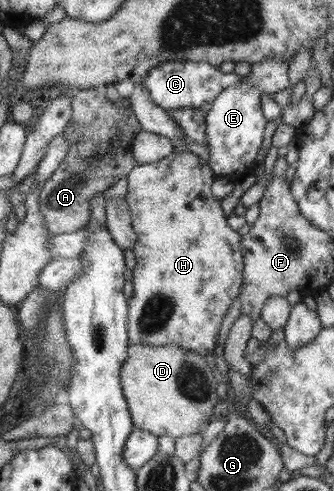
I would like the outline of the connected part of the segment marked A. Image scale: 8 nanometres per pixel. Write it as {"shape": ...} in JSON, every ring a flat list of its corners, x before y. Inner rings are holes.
{"shape":[[100,88,76,89,71,95,72,116,63,136,69,142,69,152,55,169,41,191,38,205,44,224,52,235,73,233,91,223,89,201,95,193,102,195,137,163,133,157,133,140,142,131,130,108,128,97,112,101]]}

